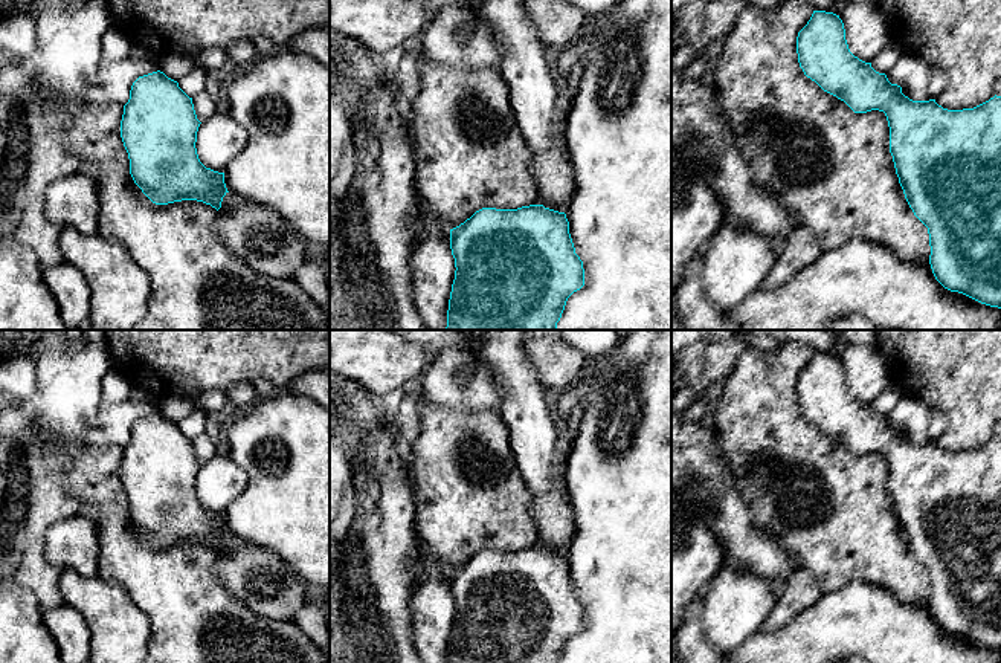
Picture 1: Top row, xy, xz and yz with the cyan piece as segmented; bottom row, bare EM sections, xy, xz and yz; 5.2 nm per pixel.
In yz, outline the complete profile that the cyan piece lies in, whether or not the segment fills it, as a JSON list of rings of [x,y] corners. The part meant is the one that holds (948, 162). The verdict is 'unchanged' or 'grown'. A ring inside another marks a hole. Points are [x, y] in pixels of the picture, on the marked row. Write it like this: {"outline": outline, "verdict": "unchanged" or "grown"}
{"outline": [[[813,11],[798,32],[797,53],[804,75],[855,113],[885,113],[899,183],[928,228],[935,280],[951,292],[1001,309],[1001,96],[963,110],[943,108],[935,99],[912,101],[850,52],[844,23],[833,12]]], "verdict": "unchanged"}

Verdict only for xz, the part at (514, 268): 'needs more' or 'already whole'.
already whole

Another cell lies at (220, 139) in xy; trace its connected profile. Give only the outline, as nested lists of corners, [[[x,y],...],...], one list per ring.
[[[217,112],[201,122],[197,131],[197,154],[200,162],[214,171],[224,173],[226,167],[247,145],[249,134],[229,112]]]

